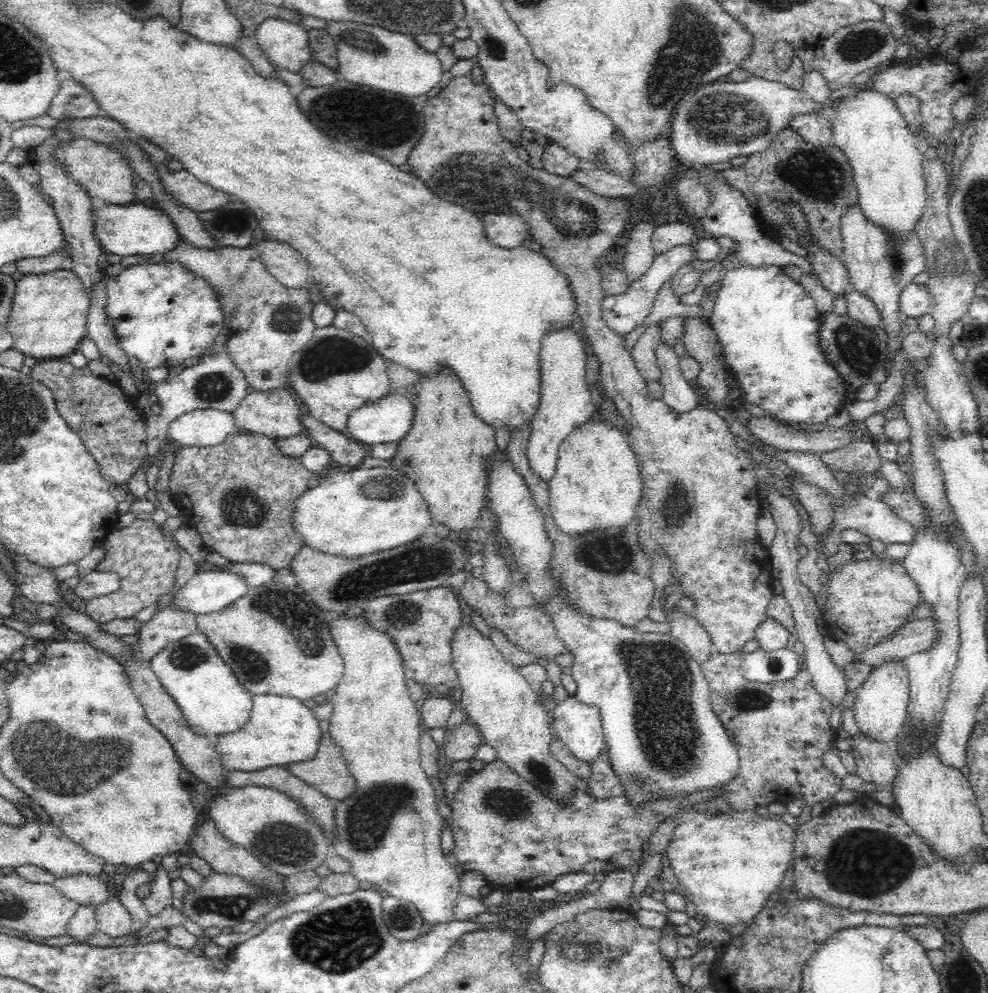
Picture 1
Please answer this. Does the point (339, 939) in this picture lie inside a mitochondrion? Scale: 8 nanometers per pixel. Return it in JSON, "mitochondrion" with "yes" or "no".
{"mitochondrion":"yes"}

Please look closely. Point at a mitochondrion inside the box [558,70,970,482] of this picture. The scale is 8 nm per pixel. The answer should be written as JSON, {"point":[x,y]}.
{"point":[719,117]}

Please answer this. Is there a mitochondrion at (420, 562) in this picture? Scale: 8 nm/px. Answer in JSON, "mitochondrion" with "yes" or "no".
{"mitochondrion":"yes"}

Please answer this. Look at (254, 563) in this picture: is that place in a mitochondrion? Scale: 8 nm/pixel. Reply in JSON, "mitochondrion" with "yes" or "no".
{"mitochondrion":"no"}

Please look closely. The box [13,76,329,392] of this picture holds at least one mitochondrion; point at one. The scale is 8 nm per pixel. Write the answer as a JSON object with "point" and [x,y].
{"point":[286,317]}

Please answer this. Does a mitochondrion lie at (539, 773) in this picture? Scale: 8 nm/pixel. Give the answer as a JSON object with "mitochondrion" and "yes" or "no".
{"mitochondrion":"yes"}

